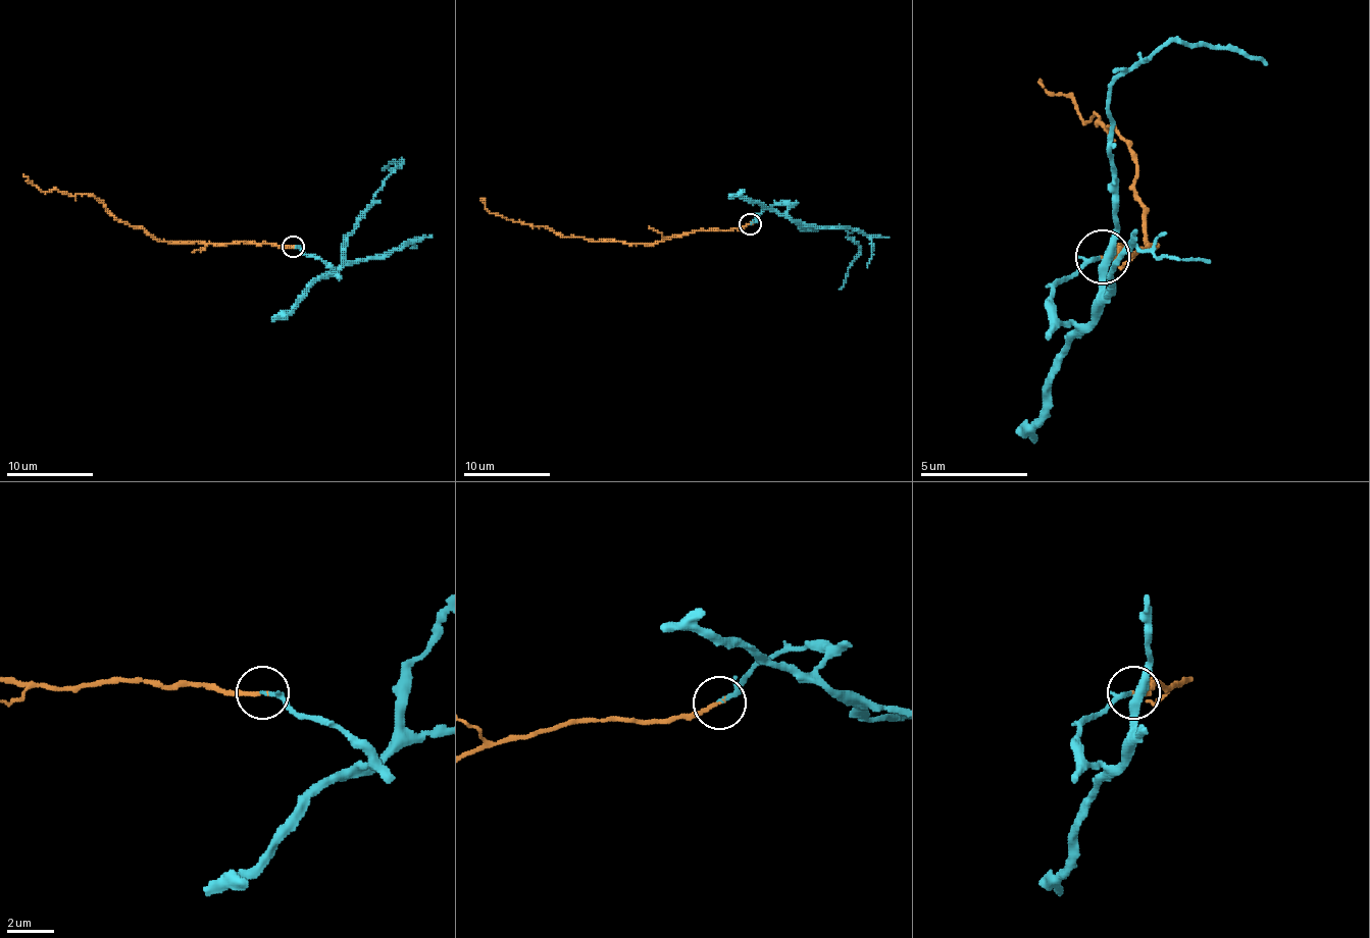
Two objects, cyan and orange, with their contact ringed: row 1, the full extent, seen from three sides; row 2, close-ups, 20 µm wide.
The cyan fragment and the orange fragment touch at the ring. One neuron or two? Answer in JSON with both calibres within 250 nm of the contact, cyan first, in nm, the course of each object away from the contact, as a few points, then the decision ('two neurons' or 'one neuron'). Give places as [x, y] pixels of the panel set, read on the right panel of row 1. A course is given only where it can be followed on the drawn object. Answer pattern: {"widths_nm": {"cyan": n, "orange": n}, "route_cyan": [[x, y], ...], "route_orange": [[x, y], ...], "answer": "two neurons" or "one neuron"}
{"widths_nm": {"cyan": 110, "orange": 170}, "route_cyan": [[1103, 255], [1055, 288], [1060, 320], [1076, 325], [1098, 309], [1114, 233], [1109, 88], [1168, 39], [1265, 66]], "route_orange": [[1103, 255], [1119, 245], [1152, 250], [1135, 153], [1093, 115], [1081, 120], [1076, 104], [1038, 77]], "answer": "one neuron"}

